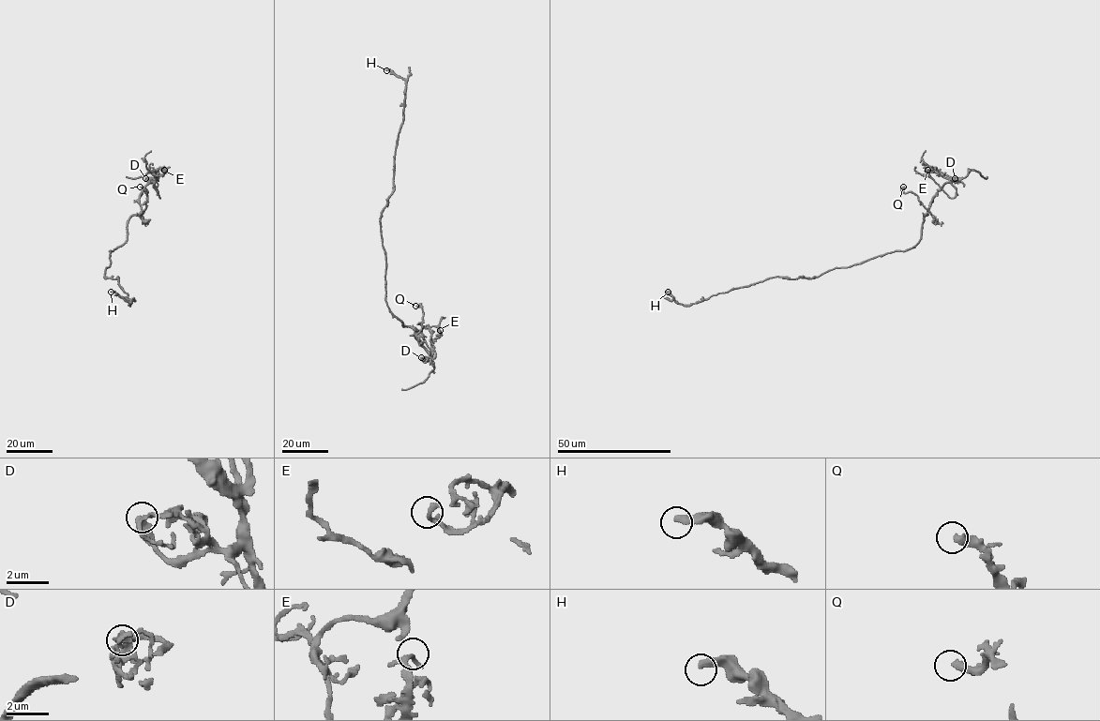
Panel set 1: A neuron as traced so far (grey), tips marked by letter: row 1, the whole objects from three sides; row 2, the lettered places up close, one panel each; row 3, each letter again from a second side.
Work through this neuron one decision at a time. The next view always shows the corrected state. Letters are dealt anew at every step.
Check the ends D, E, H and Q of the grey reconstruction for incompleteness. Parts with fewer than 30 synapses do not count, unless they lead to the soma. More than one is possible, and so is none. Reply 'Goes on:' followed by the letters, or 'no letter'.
Goes on: no letter

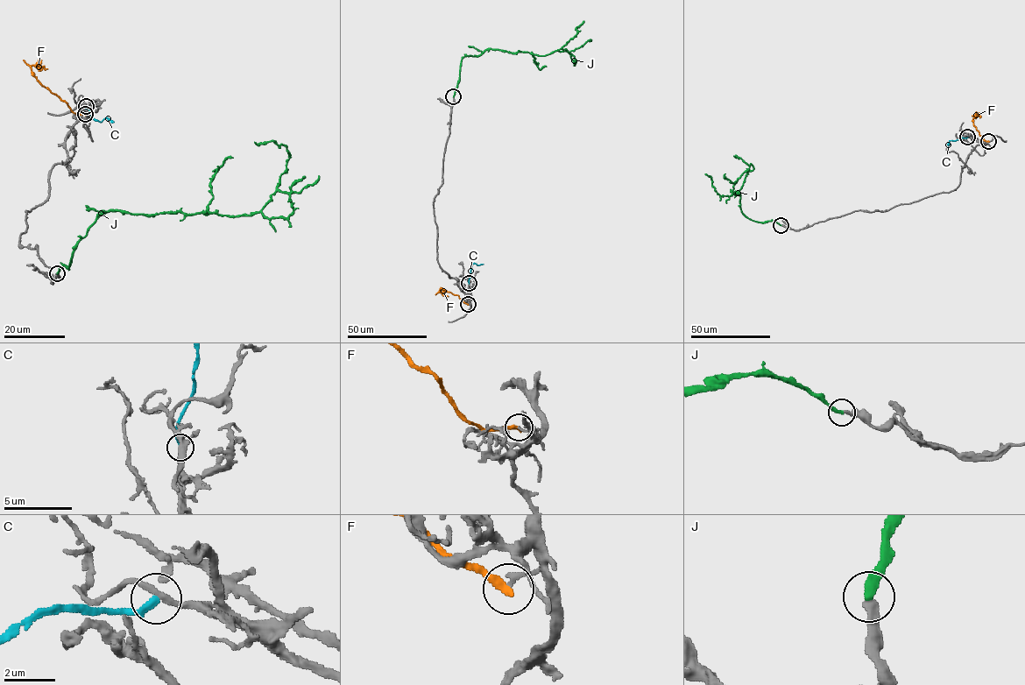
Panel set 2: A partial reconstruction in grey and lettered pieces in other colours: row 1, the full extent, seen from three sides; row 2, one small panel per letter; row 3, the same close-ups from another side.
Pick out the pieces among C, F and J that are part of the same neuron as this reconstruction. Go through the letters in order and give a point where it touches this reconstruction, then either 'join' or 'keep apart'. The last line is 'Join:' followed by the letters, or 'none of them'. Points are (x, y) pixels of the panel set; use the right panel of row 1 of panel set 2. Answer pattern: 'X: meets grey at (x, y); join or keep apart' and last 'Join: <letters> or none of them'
C: meets grey at (967, 137); keep apart
F: meets grey at (988, 141); keep apart
J: meets grey at (781, 225); join
Join: J

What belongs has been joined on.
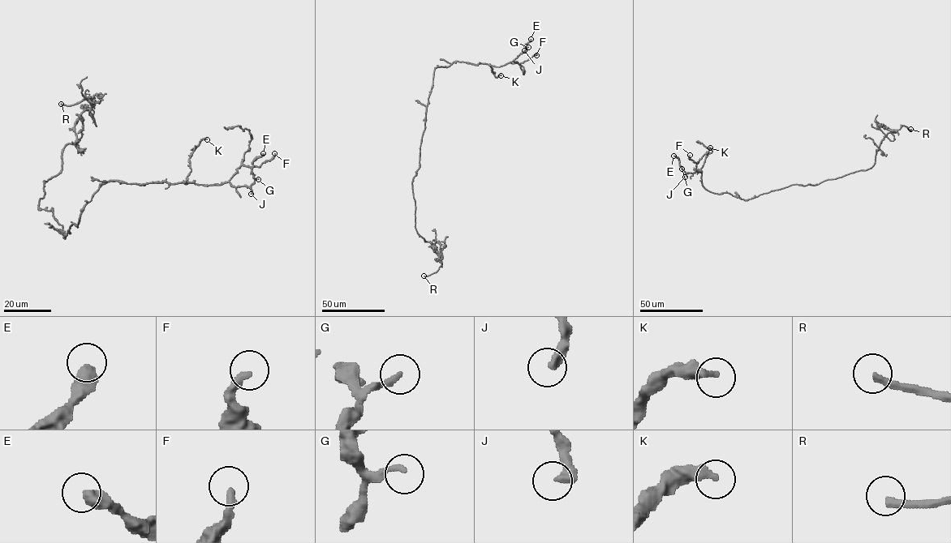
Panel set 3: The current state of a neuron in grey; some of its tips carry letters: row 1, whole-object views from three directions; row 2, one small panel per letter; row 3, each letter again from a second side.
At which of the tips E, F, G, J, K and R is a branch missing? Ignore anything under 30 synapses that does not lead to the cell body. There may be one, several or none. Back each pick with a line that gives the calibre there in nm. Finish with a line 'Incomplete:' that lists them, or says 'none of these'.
R: calibre 260 nm
Incomplete: R

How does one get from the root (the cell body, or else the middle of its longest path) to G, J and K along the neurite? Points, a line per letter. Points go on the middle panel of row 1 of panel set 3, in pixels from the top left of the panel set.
G: (424, 130), (426, 106), (436, 67), (448, 66), (456, 61), (501, 66), (513, 61), (528, 47)
J: (424, 130), (426, 106), (436, 67), (448, 66), (456, 61), (500, 66), (513, 61), (524, 50)
K: (424, 130), (426, 106), (436, 67), (448, 66), (456, 61), (487, 63), (496, 77), (501, 75)

